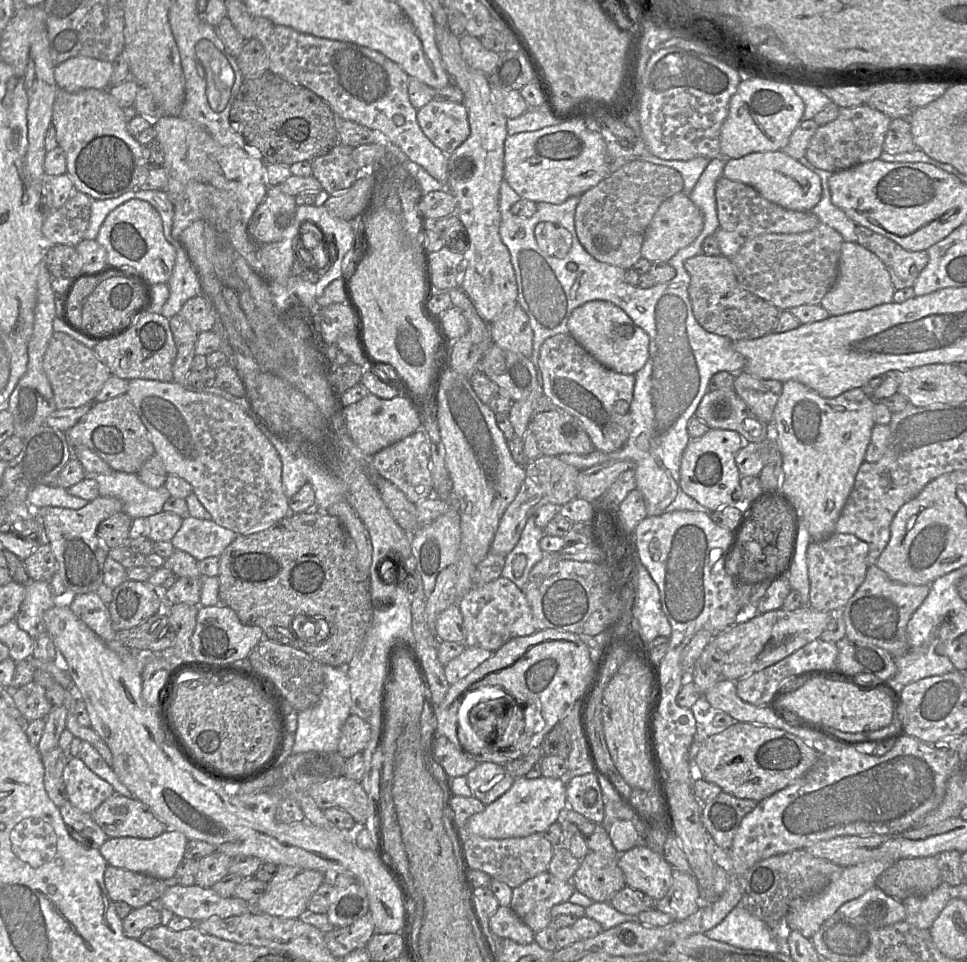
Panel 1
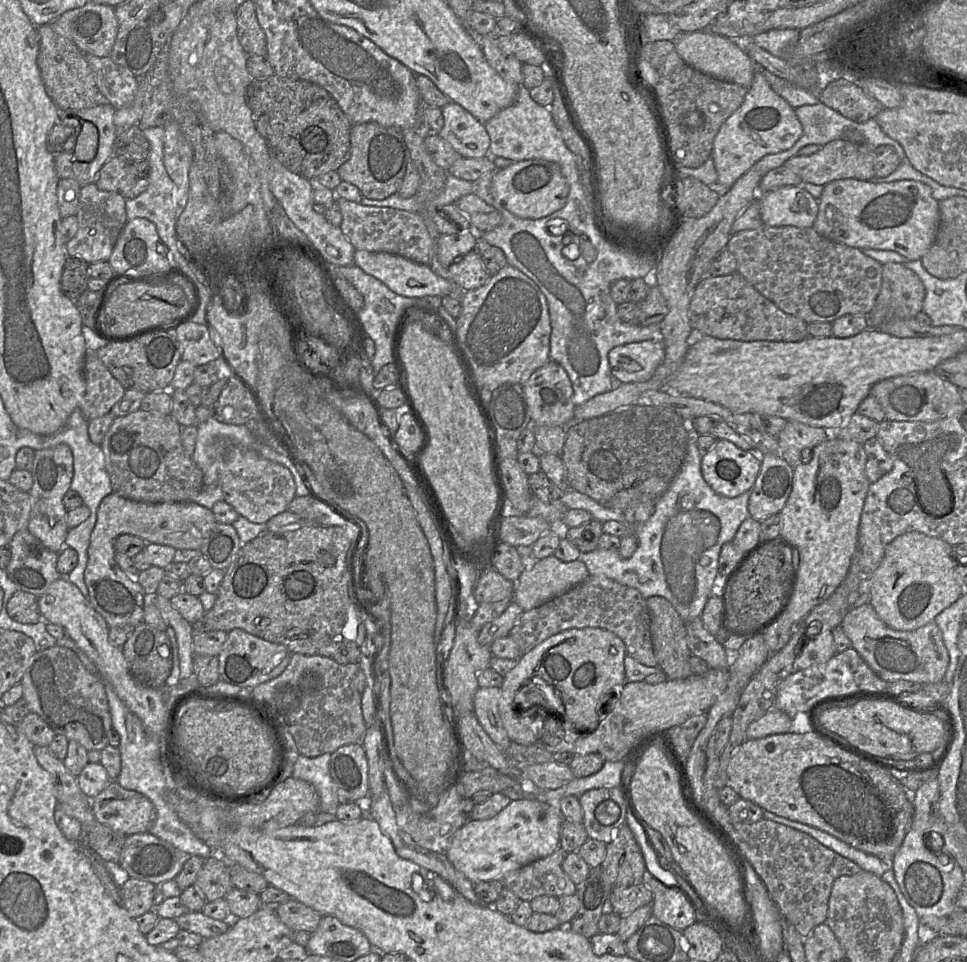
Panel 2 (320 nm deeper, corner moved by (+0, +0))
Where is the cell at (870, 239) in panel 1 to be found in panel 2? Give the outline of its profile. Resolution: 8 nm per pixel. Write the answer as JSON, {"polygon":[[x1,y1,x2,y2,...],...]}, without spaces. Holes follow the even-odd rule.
{"polygon":[[887,263,882,267,882,287,880,294,877,297,876,305,868,314,868,327,871,323,871,328,877,329,878,326,893,319,910,319,922,310,925,297,925,289,919,276,907,268,903,263]]}

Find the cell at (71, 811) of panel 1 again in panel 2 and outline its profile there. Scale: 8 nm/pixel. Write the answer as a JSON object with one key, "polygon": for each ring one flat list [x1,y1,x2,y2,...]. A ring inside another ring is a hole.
{"polygon":[[145,832,125,836,118,865,123,876,159,886,174,880,190,856]]}

